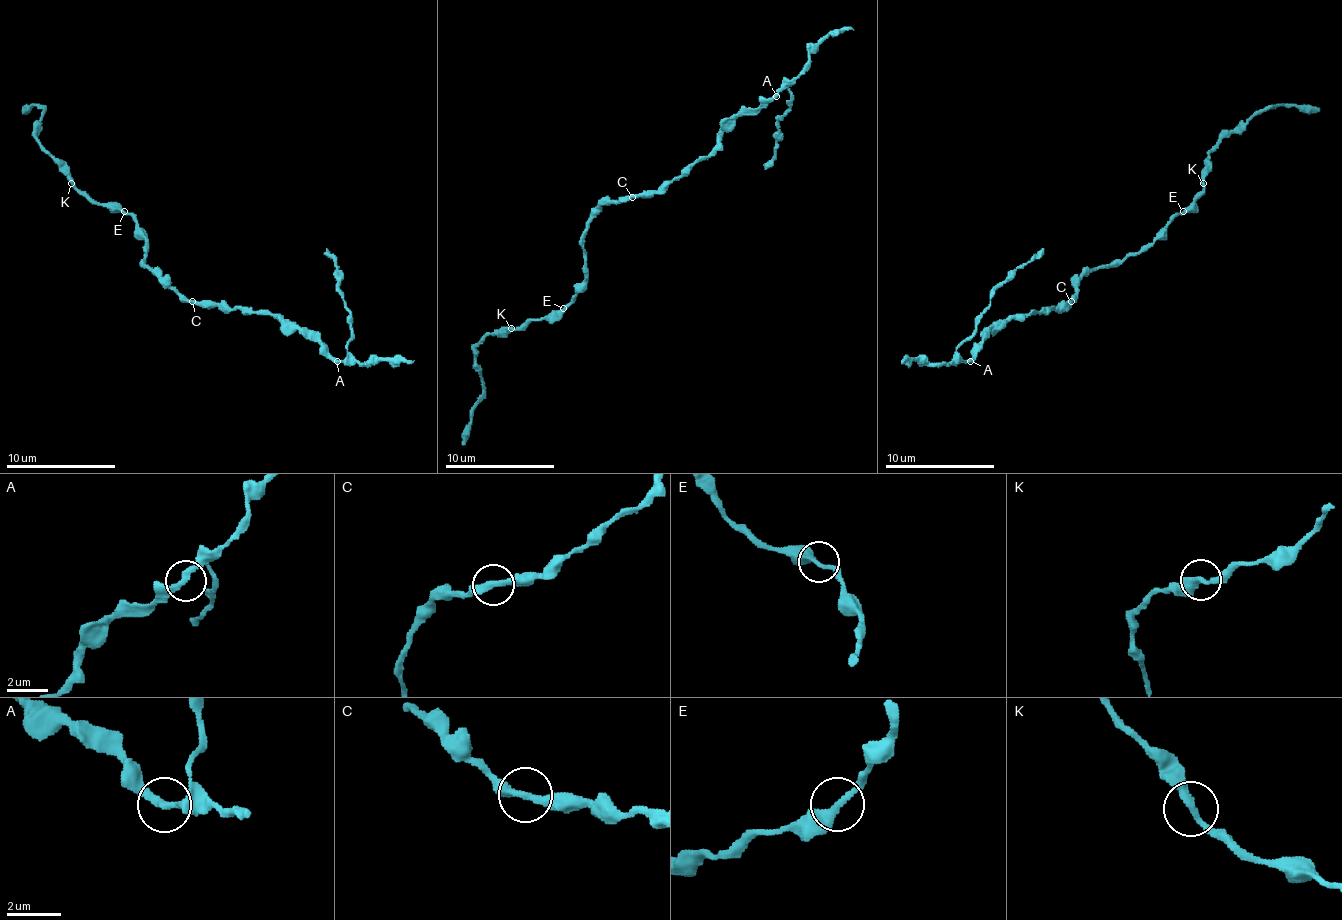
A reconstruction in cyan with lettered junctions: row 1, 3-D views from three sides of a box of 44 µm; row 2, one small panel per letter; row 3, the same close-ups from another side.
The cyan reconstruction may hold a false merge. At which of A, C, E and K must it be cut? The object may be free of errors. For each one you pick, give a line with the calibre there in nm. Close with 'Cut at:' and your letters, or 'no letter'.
K: Thickness 260 nm
Cut at: K

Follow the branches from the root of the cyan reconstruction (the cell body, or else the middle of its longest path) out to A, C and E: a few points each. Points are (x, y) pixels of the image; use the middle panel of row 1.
A: (610, 205), (621, 202), (629, 194), (662, 191), (700, 161), (741, 115), (752, 115), (776, 96)
C: (610, 205), (632, 197)
E: (610, 205), (604, 205), (588, 224), (583, 240), (585, 281), (563, 308)

